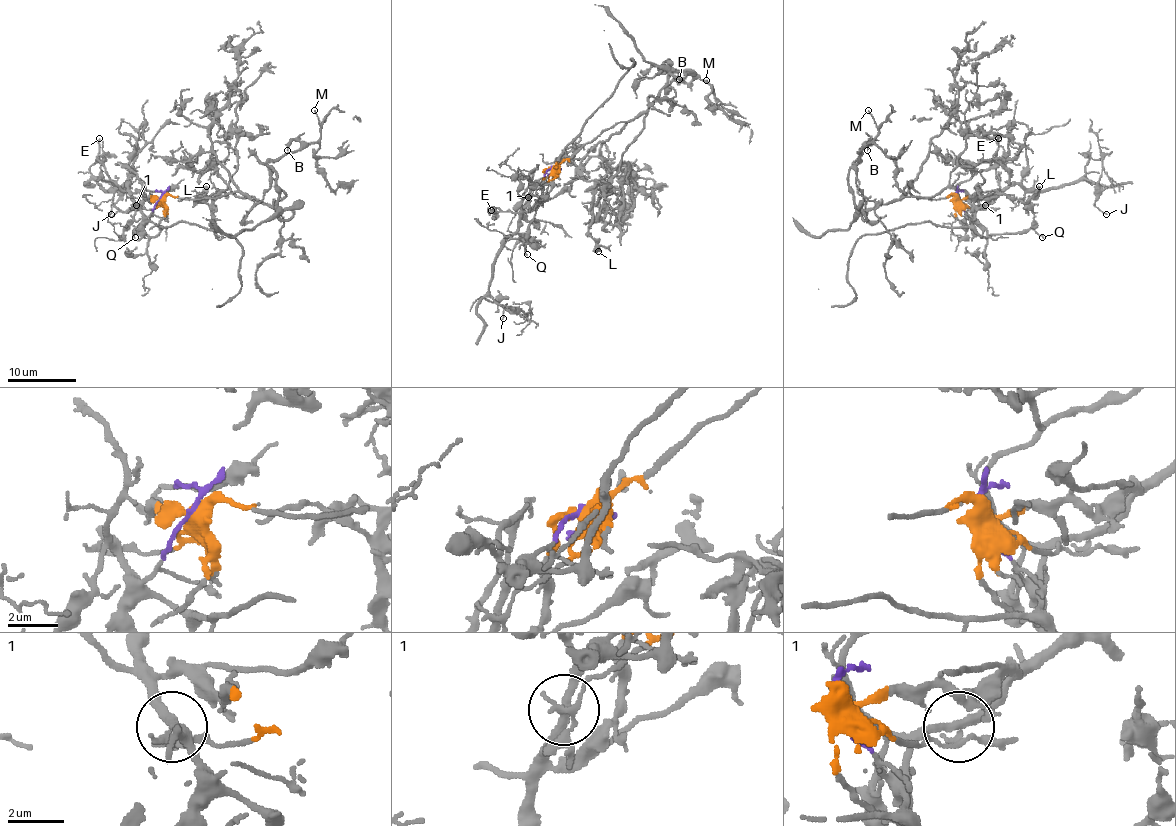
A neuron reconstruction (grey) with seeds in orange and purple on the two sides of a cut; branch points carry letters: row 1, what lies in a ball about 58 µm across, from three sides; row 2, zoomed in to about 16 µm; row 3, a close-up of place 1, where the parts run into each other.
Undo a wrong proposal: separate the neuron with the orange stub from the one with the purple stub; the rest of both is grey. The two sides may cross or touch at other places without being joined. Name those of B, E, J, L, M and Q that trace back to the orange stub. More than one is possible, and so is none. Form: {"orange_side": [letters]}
{"orange_side": ["B", "L", "M"]}

